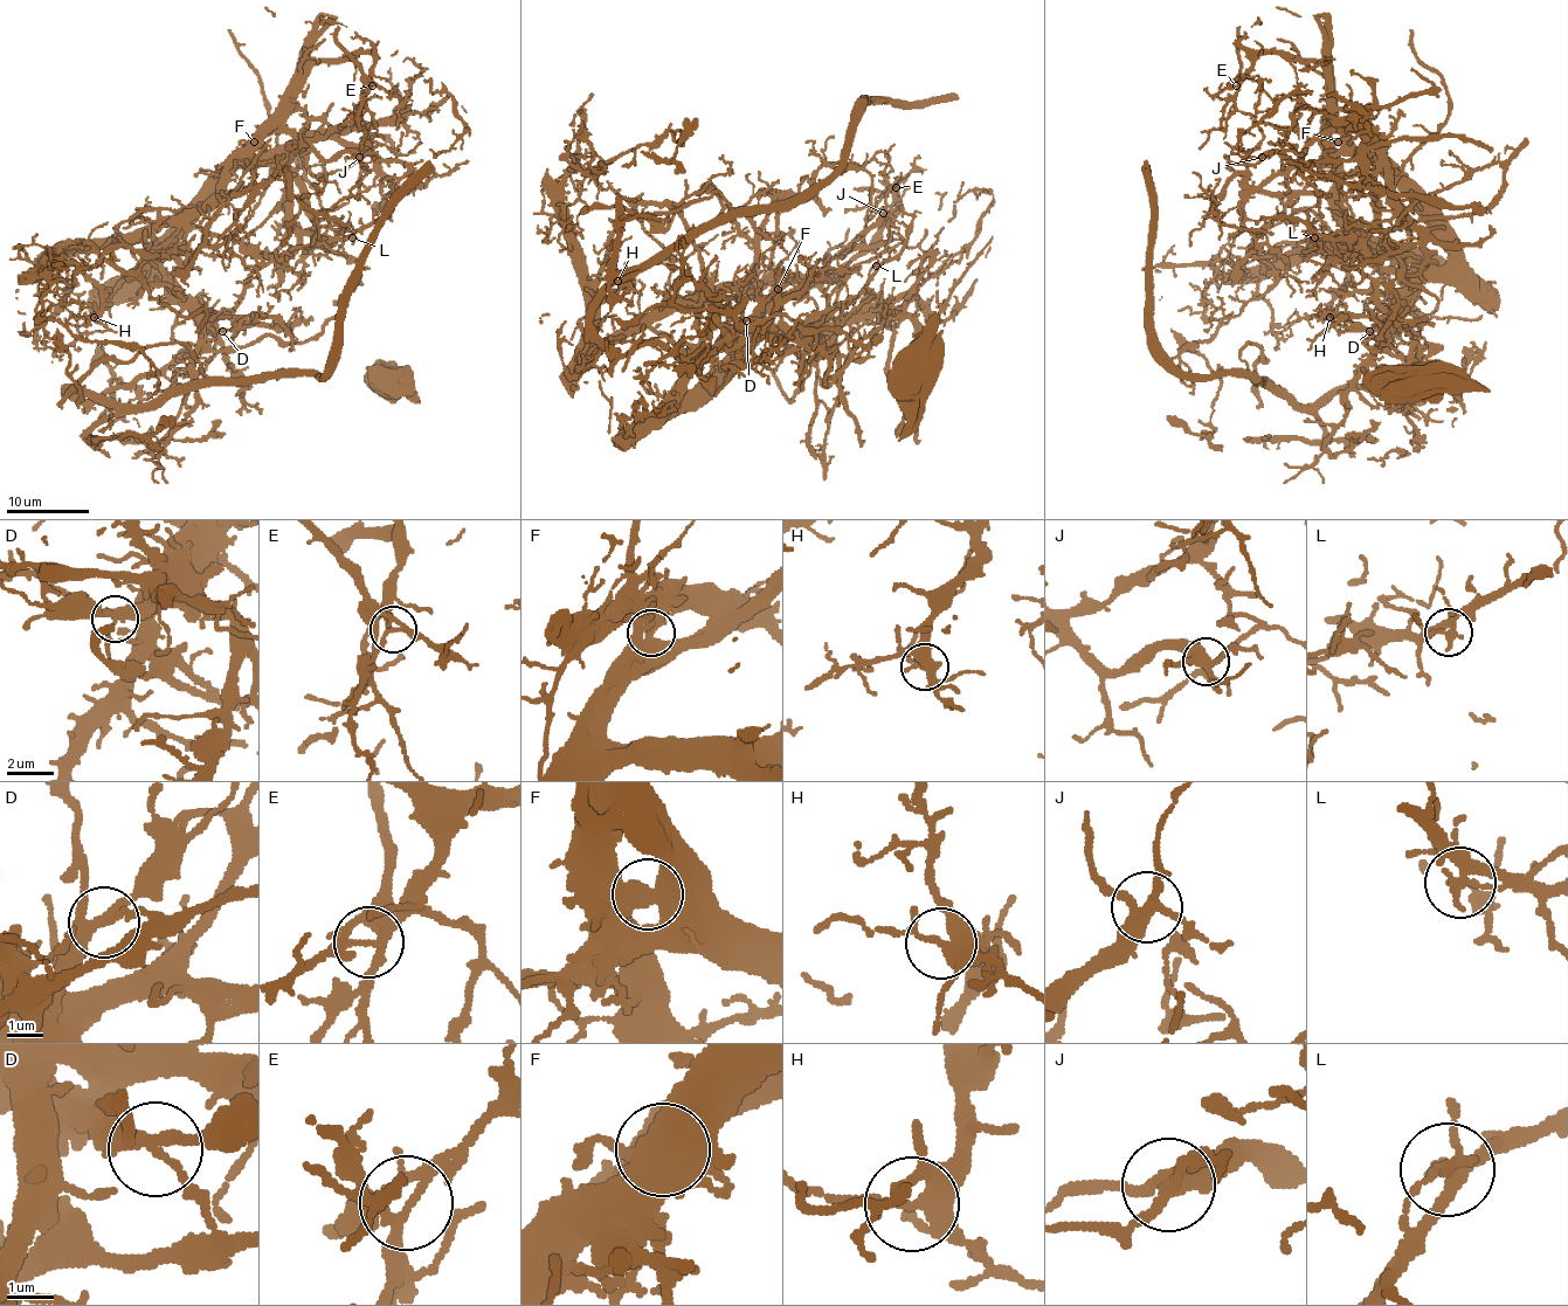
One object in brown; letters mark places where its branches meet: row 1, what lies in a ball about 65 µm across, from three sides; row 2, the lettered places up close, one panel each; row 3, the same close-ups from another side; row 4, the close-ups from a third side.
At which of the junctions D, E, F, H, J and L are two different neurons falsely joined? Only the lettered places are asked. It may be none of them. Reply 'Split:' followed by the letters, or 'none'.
Split: D, E, F, L

